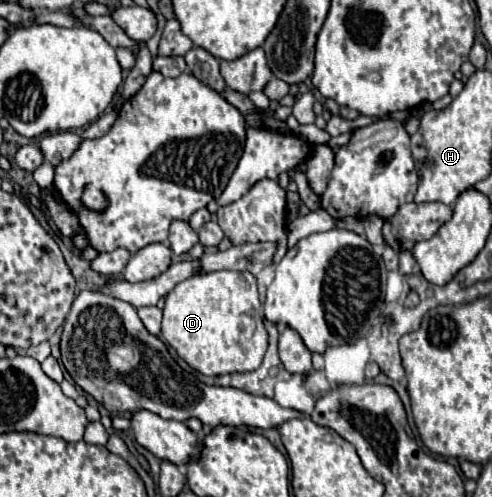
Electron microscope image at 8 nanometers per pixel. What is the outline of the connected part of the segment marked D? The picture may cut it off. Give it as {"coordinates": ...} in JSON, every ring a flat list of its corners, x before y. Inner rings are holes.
{"coordinates":[[220,270,182,280,166,296,162,336,188,366,204,376,256,370,268,348,256,278,250,272]]}

